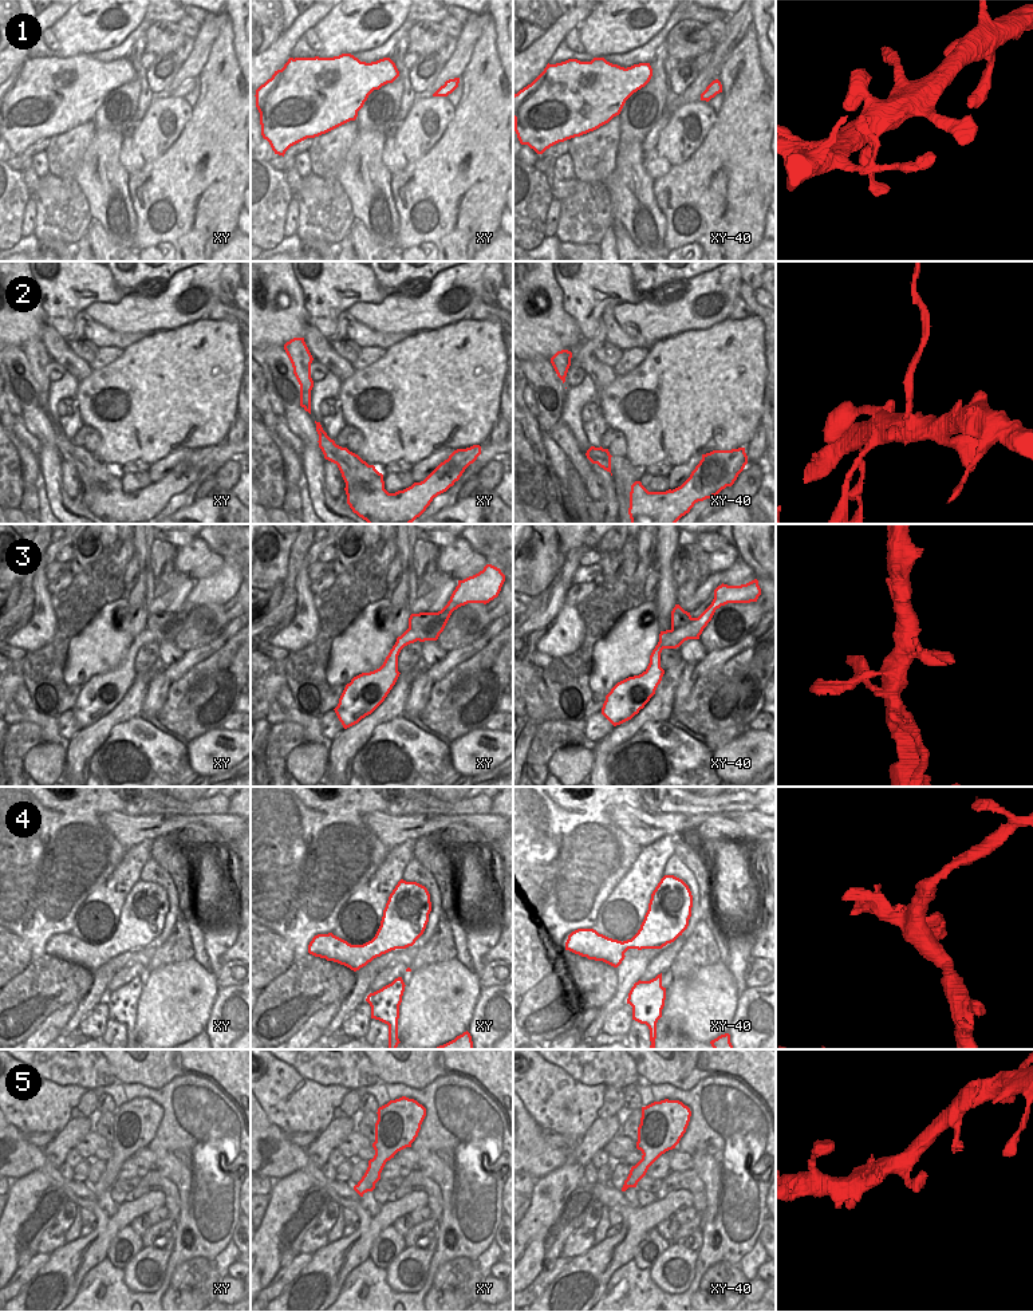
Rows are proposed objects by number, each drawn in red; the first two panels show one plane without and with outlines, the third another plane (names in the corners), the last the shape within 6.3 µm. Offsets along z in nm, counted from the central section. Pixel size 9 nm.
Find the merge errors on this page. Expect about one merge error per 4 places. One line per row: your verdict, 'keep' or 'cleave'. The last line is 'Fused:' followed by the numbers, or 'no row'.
1: keep
2: cleave
3: keep
4: cleave
5: keep
Fused: 2, 4

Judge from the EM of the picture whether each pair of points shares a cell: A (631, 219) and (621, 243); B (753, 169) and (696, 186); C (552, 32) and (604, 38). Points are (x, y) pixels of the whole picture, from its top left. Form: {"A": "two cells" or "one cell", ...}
{"A": "two cells", "B": "one cell", "C": "two cells"}

